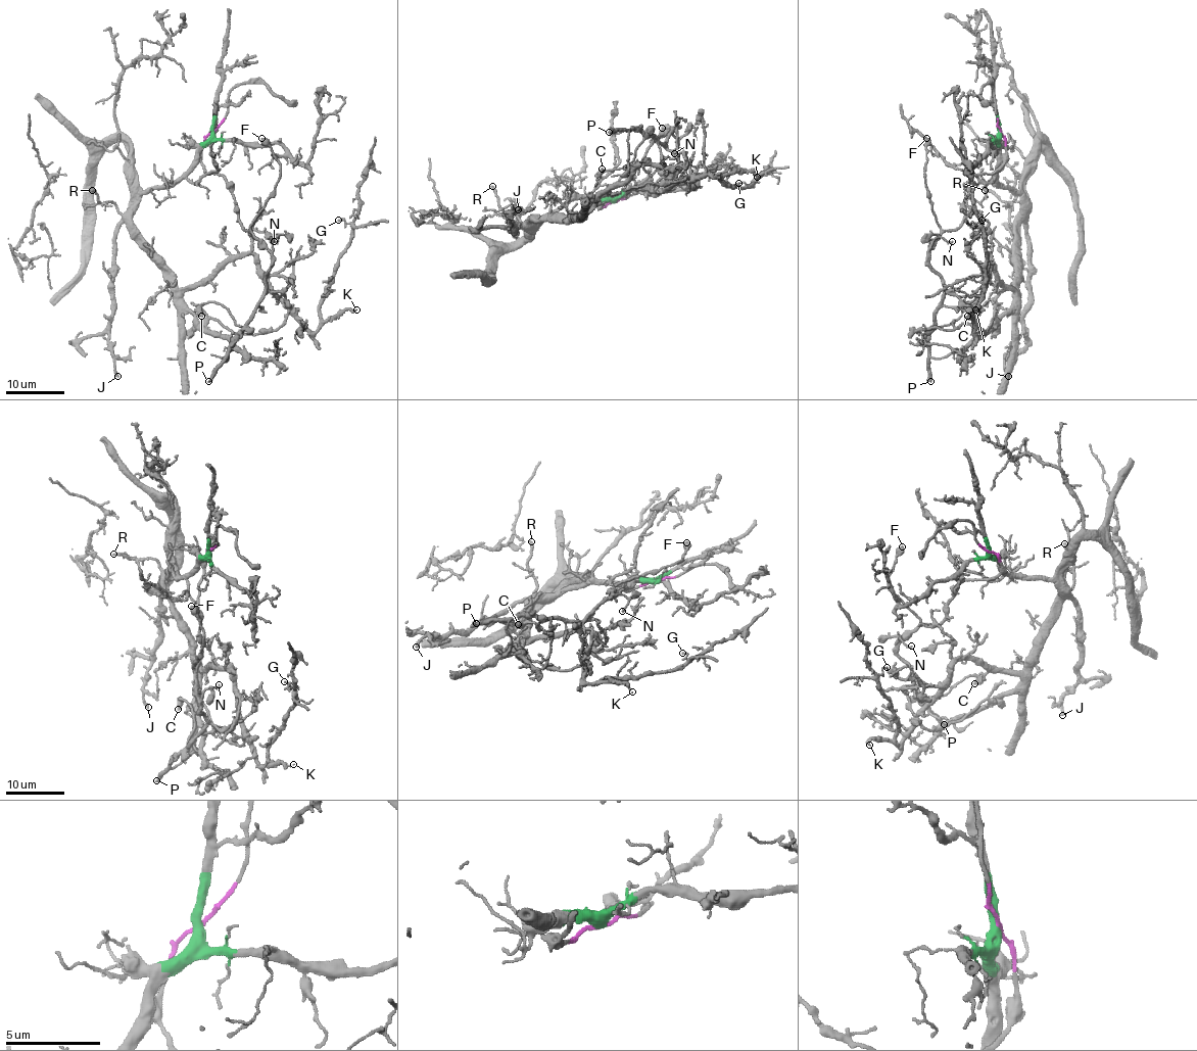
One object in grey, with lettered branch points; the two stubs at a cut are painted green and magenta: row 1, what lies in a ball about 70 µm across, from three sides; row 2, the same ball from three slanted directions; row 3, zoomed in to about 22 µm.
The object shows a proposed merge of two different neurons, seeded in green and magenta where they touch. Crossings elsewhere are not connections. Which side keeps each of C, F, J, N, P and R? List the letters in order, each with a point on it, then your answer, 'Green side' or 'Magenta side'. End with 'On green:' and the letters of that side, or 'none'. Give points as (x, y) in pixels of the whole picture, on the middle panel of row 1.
C: Place: (602, 169). Magenta side
F: Place: (662, 128). Magenta side
J: Place: (518, 209). Green side
N: Place: (674, 153). Magenta side
P: Place: (609, 132). Magenta side
R: Place: (492, 186). Green side
On green: J, R

